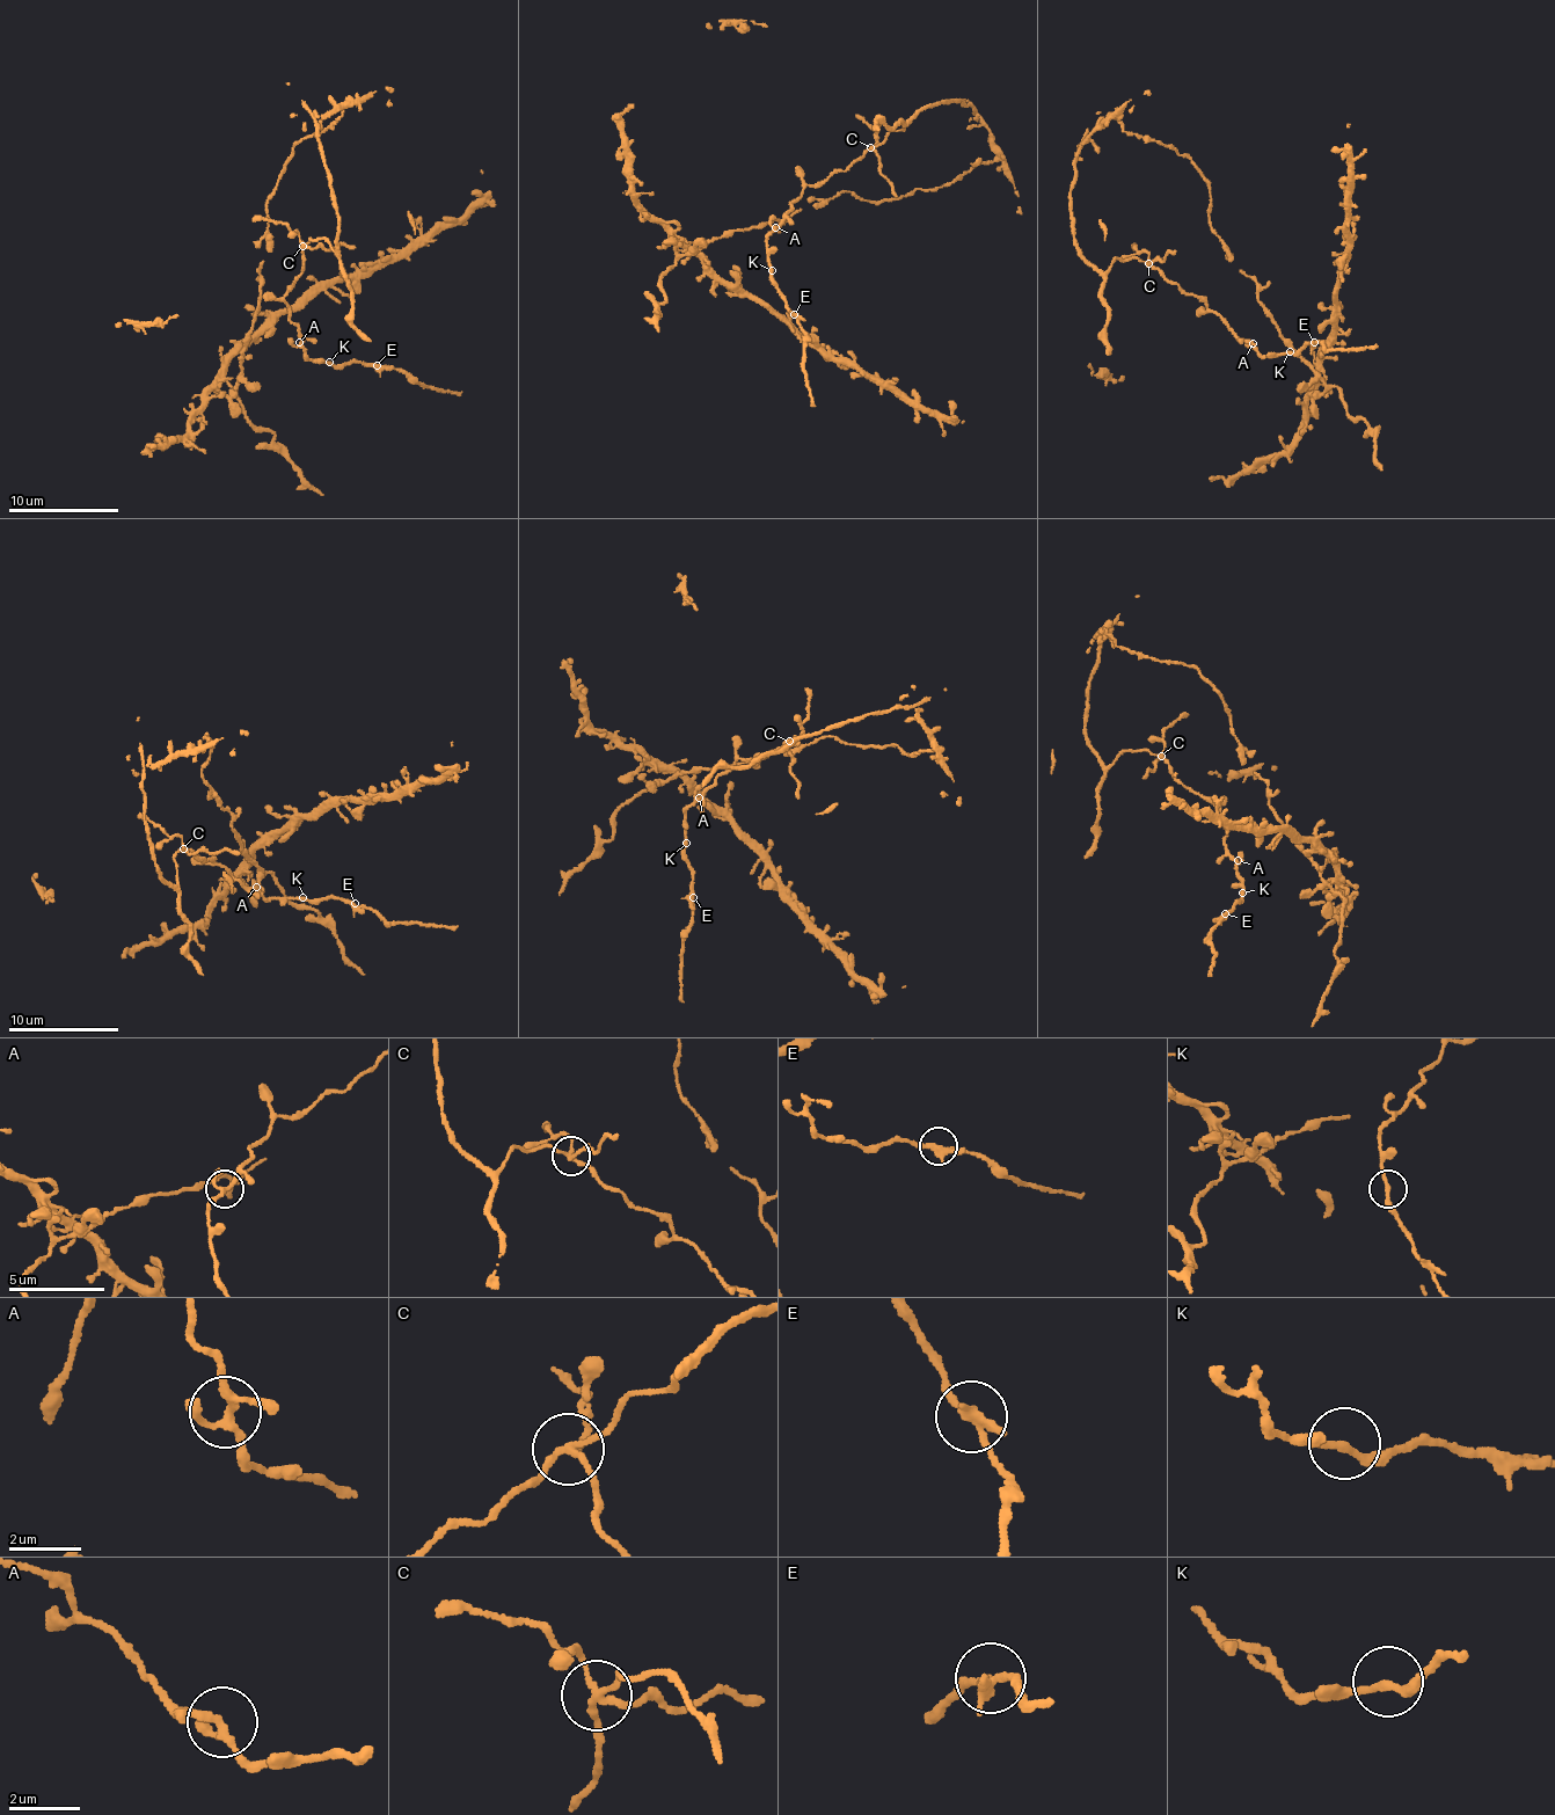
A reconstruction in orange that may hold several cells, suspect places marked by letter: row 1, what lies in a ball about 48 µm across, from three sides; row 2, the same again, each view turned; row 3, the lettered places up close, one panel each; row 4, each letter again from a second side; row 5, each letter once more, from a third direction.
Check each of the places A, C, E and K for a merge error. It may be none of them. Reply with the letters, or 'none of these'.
C

